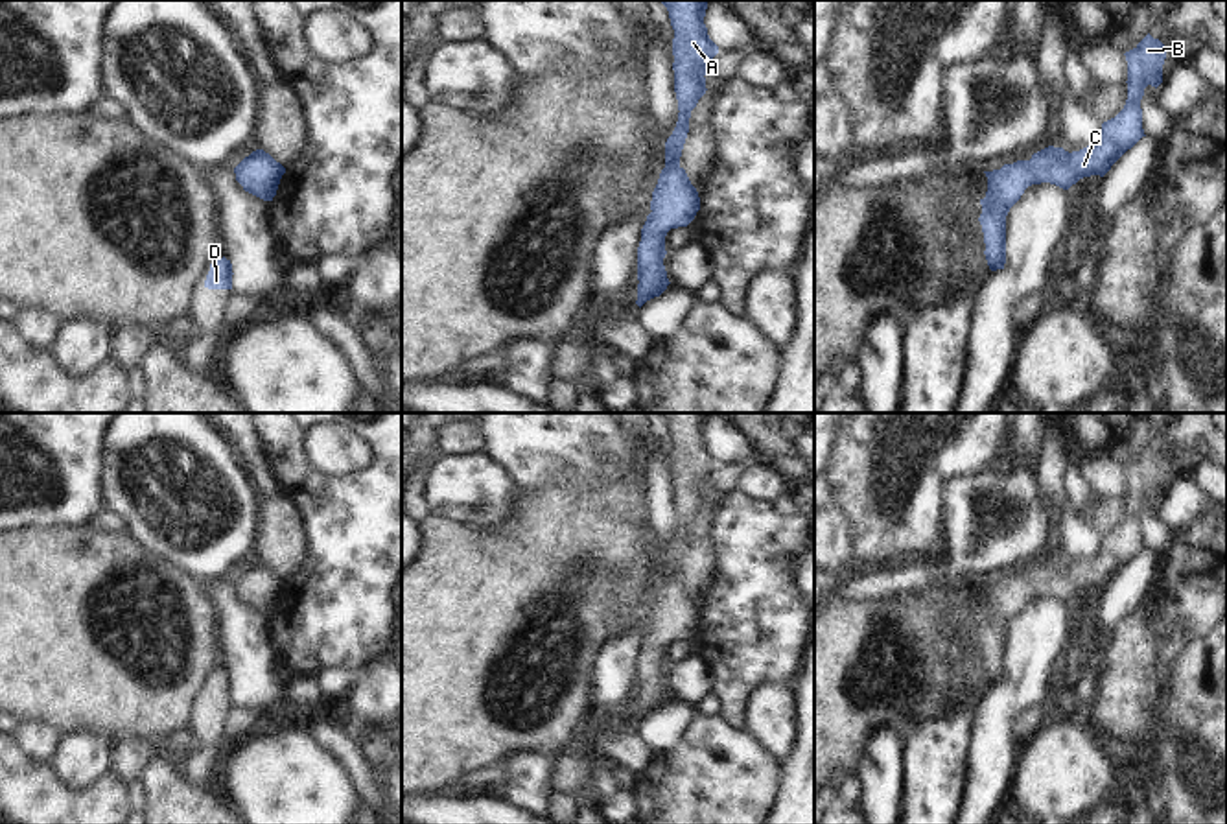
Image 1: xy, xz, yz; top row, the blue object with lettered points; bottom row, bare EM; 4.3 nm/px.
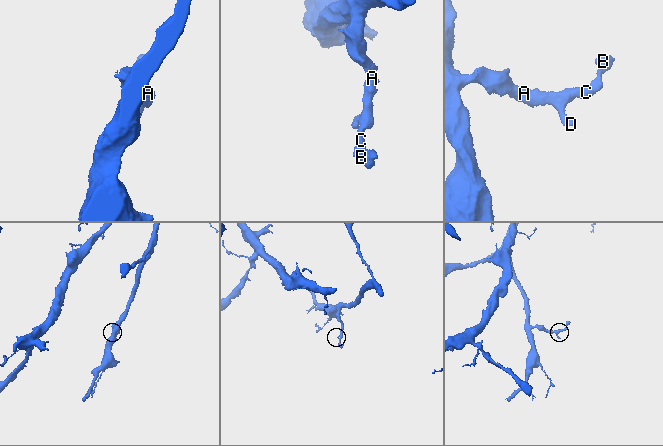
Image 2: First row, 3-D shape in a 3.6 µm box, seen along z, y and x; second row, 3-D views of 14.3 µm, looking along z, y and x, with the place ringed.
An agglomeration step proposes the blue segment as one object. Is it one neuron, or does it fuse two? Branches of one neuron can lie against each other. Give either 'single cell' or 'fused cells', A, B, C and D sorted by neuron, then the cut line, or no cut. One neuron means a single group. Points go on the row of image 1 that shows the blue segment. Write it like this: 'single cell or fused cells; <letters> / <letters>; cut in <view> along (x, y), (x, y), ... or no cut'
single cell; A B C D; no cut

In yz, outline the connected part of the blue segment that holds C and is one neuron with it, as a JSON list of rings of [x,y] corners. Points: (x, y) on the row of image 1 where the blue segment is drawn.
[[[1150,33],[1129,52],[1128,61],[1128,100],[1124,109],[1102,124],[1102,136],[1096,144],[1080,151],[1065,151],[1048,146],[1032,155],[1030,160],[1004,164],[1000,170],[984,171],[987,177],[986,197],[980,199],[978,218],[984,232],[986,260],[991,271],[1006,264],[1006,216],[1032,184],[1050,182],[1069,190],[1083,177],[1104,177],[1111,166],[1131,149],[1144,135],[1140,100],[1148,85],[1163,83],[1166,46]]]

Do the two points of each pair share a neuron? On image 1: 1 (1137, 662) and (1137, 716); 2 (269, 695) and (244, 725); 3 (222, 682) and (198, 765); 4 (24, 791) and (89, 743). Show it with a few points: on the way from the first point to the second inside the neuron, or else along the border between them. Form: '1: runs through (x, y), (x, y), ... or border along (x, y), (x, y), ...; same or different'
1: runs through (1137, 675), (1137, 703); same
2: border along (290, 701), (273, 721), (233, 705); different
3: runs through (214, 703), (209, 714), (209, 745); same
4: border along (52, 765), (74, 789), (89, 789), (98, 780); different

